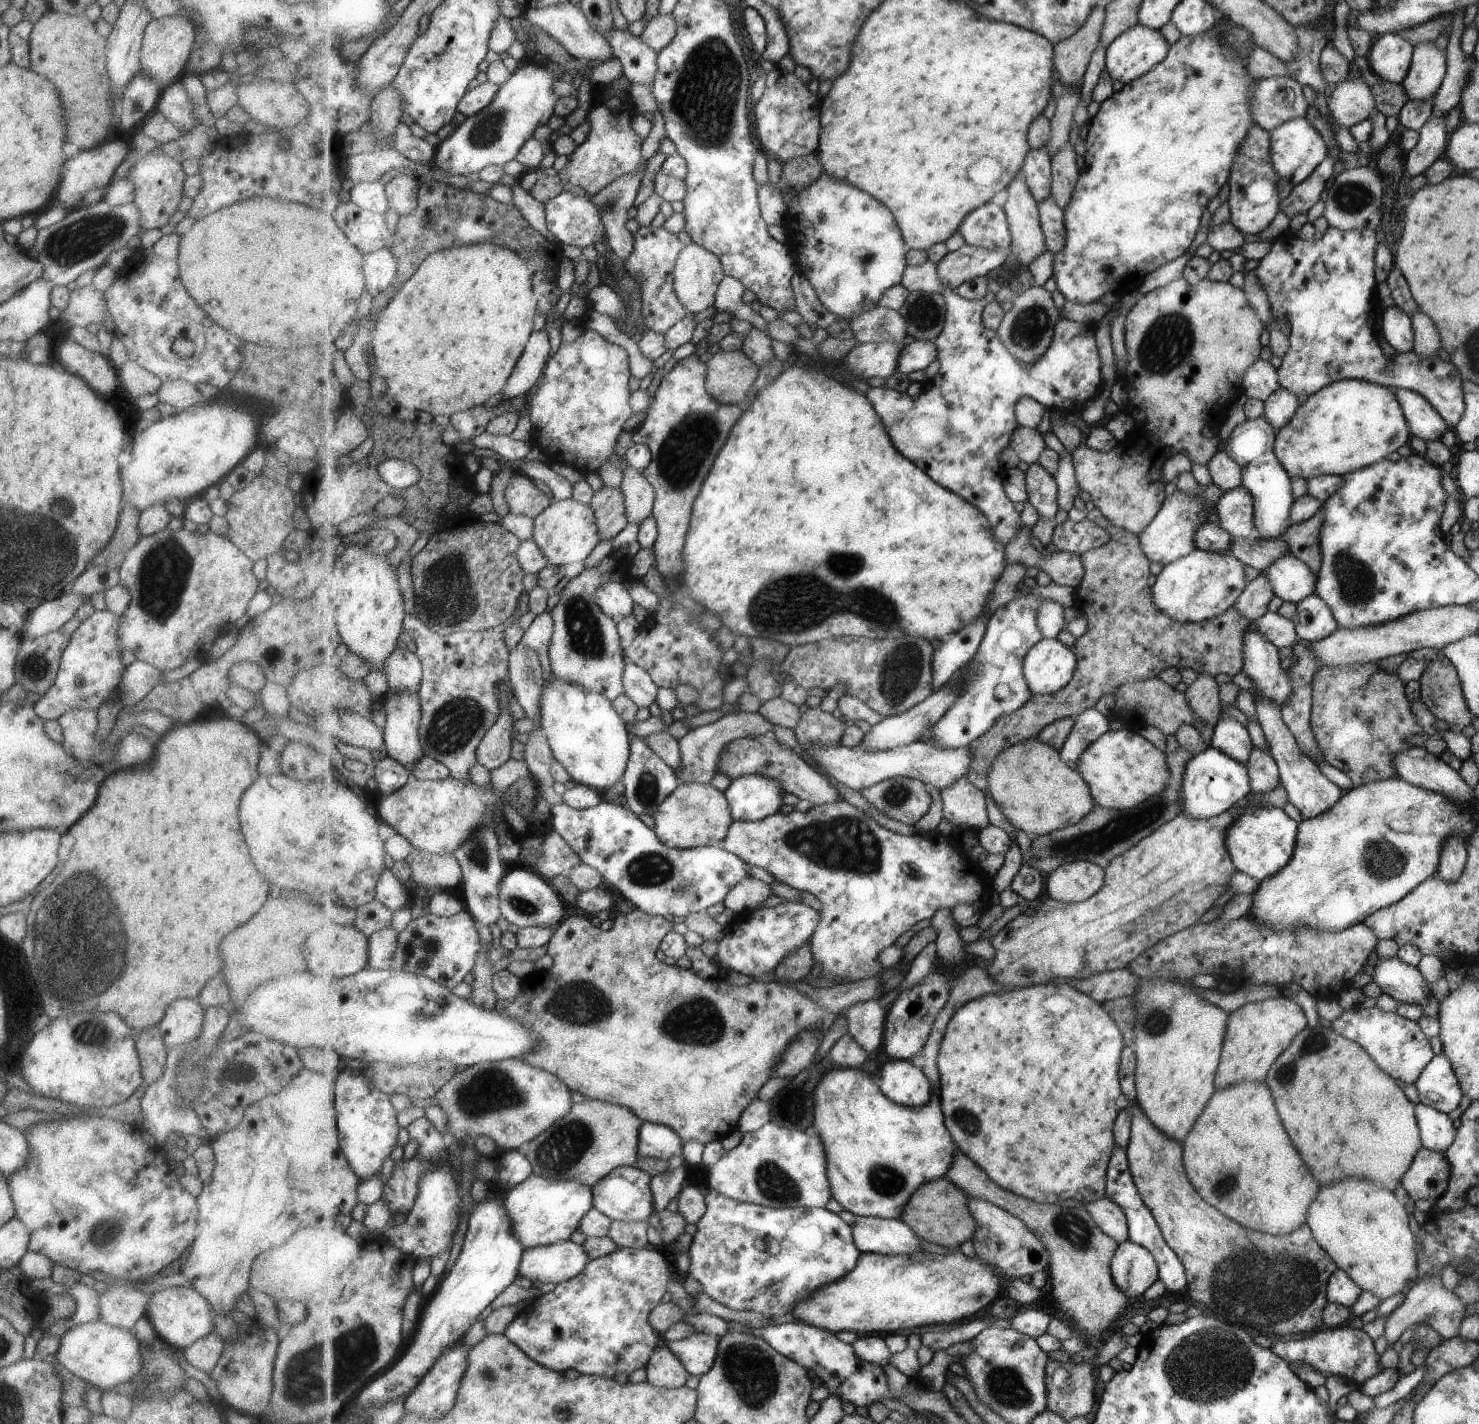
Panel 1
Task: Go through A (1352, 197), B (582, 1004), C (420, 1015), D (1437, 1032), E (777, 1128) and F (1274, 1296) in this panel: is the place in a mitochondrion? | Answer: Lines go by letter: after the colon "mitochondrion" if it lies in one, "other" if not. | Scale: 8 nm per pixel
A: mitochondrion
B: mitochondrion
C: mitochondrion
D: other
E: other
F: mitochondrion

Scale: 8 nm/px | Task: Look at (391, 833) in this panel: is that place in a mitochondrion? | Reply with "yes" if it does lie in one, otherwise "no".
no

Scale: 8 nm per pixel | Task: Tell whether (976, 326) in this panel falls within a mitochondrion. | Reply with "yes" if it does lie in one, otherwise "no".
no

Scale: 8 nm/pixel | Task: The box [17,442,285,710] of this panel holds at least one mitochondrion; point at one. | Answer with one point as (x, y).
(164, 570)

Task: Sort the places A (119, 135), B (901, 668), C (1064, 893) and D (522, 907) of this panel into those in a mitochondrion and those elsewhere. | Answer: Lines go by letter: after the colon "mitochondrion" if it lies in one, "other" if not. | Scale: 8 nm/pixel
A: other
B: mitochondrion
C: other
D: mitochondrion

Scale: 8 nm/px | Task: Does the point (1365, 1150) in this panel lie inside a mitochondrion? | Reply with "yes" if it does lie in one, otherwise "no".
no

